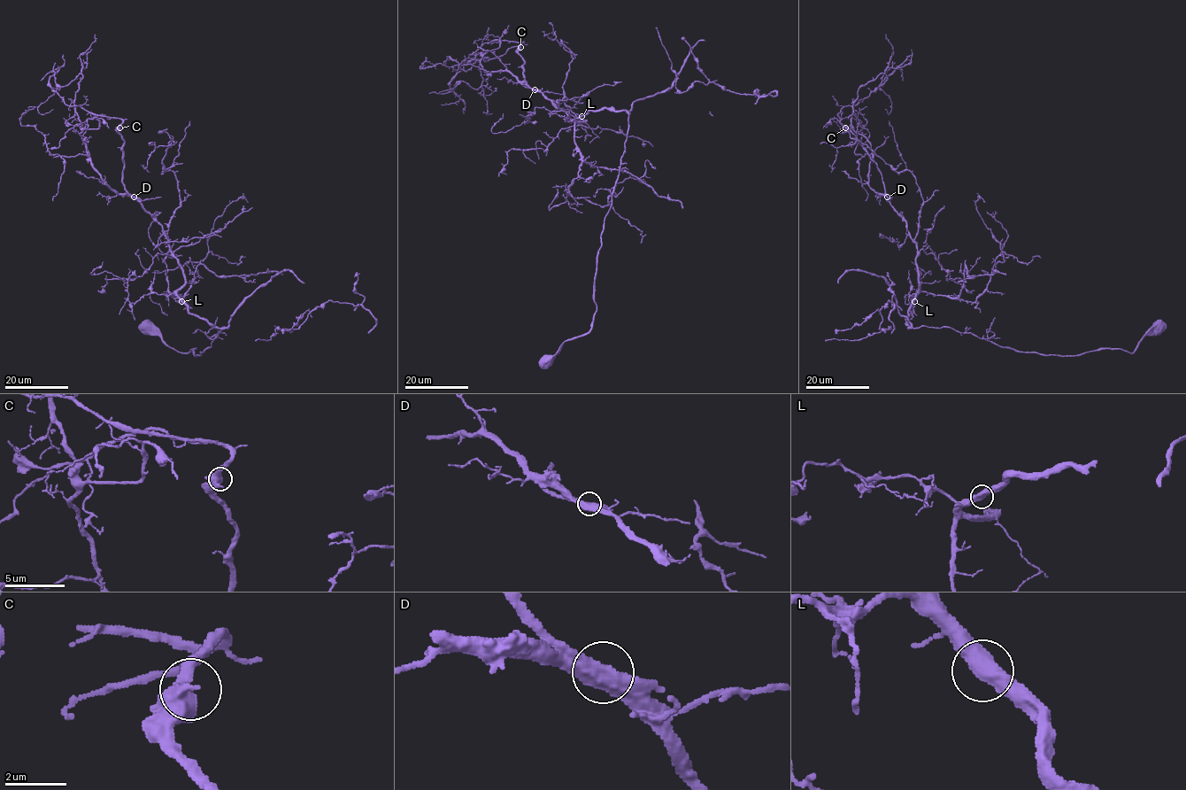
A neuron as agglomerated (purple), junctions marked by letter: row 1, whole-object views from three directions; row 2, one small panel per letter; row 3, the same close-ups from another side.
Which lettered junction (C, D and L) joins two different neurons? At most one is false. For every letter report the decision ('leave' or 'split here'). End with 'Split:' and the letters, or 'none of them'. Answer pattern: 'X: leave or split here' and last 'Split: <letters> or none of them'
C: leave
D: split here
L: leave
Split: D

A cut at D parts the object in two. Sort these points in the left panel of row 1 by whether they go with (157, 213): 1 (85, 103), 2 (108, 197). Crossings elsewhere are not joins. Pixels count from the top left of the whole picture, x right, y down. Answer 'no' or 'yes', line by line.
1: no
2: yes

